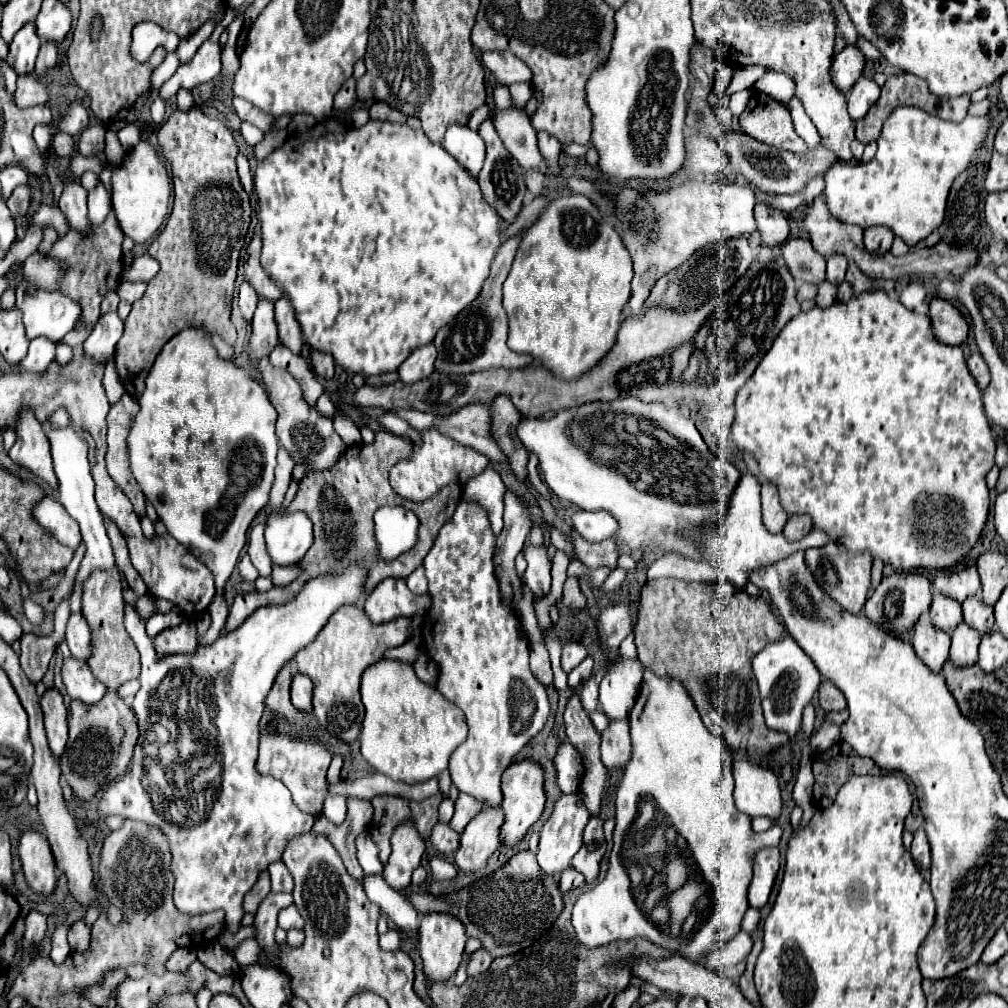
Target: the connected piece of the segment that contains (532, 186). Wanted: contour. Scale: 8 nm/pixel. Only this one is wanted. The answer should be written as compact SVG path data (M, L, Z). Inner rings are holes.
M526 170L524 180L526 180L528 190L530 190L534 196L542 194L542 188L544 188L544 176L542 176L540 170Z

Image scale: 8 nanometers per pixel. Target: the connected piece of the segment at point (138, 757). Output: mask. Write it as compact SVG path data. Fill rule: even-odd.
M352 562L340 574L322 574L318 578L312 578L304 584L304 588L294 600L280 606L258 608L240 628L220 636L216 642L208 646L198 646L194 654L158 656L158 652L154 650L154 642L146 632L146 620L138 614L134 604L124 604L124 626L130 638L134 640L140 652L140 662L142 662L142 672L140 672L142 686L136 692L134 702L132 702L132 708L138 716L140 740L134 750L130 772L122 776L120 780L112 782L104 790L98 810L102 816L120 814L124 818L156 824L168 836L170 852L172 852L172 872L176 876L174 904L178 906L178 910L182 910L182 914L196 916L196 914L208 914L214 910L224 910L228 930L238 932L242 916L244 916L244 910L242 910L244 894L254 886L258 874L270 862L278 862L282 858L282 850L286 848L286 842L290 842L290 838L310 832L314 824L314 816L300 812L292 804L290 792L280 780L262 778L256 772L258 738L260 738L258 722L264 712L264 698L274 684L278 670L282 670L282 666L286 666L286 662L290 662L300 648L304 648L316 638L316 634L324 628L328 618L342 604L356 604L366 594L366 578L368 578L368 570L364 568L362 562ZM182 710L194 712L196 718L202 720L202 724L214 724L214 728L218 730L218 742L222 742L222 782L210 810L206 810L206 806L200 808L198 802L192 804L192 800L190 802L168 800L168 798L180 798L178 792L170 790L168 784L152 786L152 782L146 778L144 742L146 742L150 726L154 724L156 712L180 712L180 718L182 718Z

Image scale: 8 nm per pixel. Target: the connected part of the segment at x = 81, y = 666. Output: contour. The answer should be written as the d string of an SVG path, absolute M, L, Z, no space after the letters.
M74 656L64 660L62 678L64 678L66 692L68 692L68 696L72 700L82 700L86 704L94 704L106 692L104 684L94 678L94 674L90 672L88 664L78 662L78 658L74 658Z

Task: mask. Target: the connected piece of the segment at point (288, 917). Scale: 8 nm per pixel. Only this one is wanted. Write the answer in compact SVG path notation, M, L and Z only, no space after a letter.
M292 904L288 908L284 908L278 916L278 926L282 930L290 930L290 928L296 928L296 930L302 930L304 928L304 920L302 916L298 914L298 908Z

